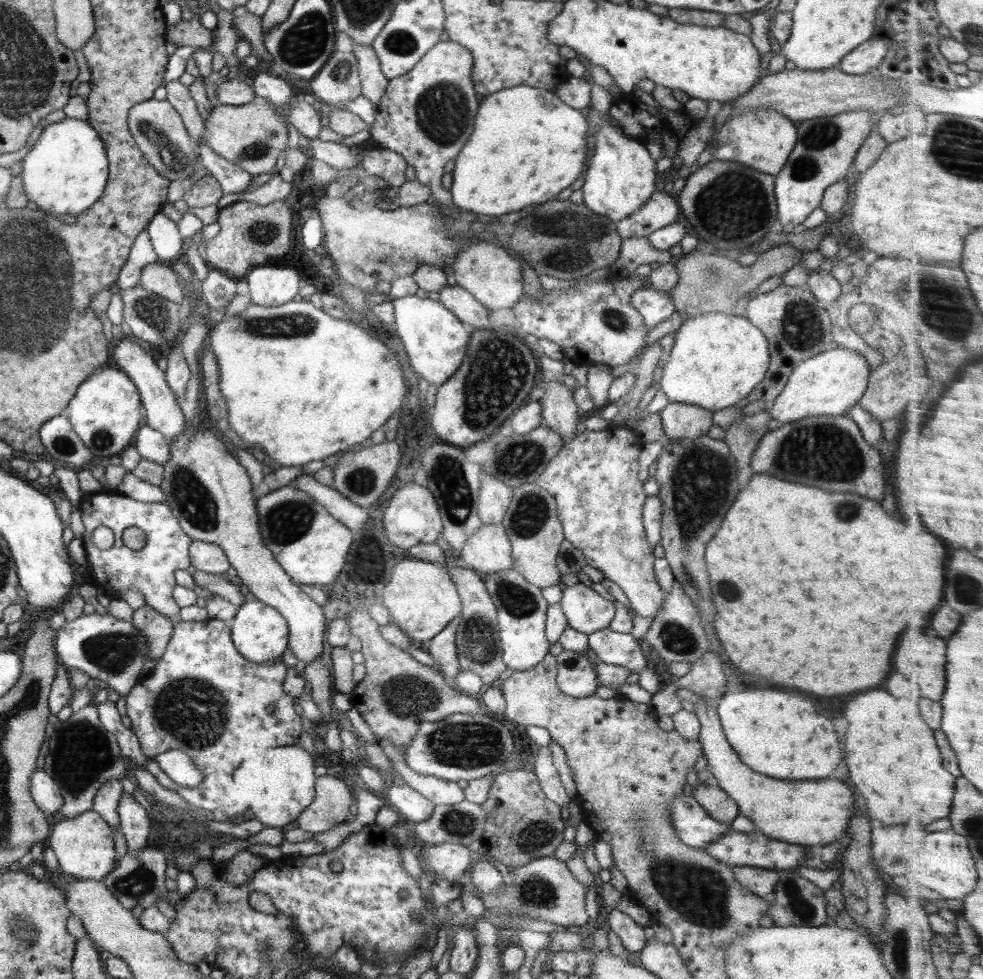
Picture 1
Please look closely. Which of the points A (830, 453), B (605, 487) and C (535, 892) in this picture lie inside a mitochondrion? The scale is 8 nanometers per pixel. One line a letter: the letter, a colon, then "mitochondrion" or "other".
A: mitochondrion
B: other
C: mitochondrion

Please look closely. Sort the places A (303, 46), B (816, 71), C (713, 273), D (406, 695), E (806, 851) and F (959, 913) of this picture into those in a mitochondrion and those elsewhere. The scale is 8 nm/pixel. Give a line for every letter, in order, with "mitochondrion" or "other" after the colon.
A: mitochondrion
B: other
C: mitochondrion
D: mitochondrion
E: other
F: other

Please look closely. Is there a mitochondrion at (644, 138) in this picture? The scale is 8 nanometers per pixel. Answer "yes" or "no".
no

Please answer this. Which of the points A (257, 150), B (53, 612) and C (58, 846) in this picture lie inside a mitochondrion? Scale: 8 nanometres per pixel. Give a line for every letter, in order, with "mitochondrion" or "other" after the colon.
A: mitochondrion
B: other
C: other

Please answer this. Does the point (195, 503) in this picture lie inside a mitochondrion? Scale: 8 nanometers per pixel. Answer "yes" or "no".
yes

